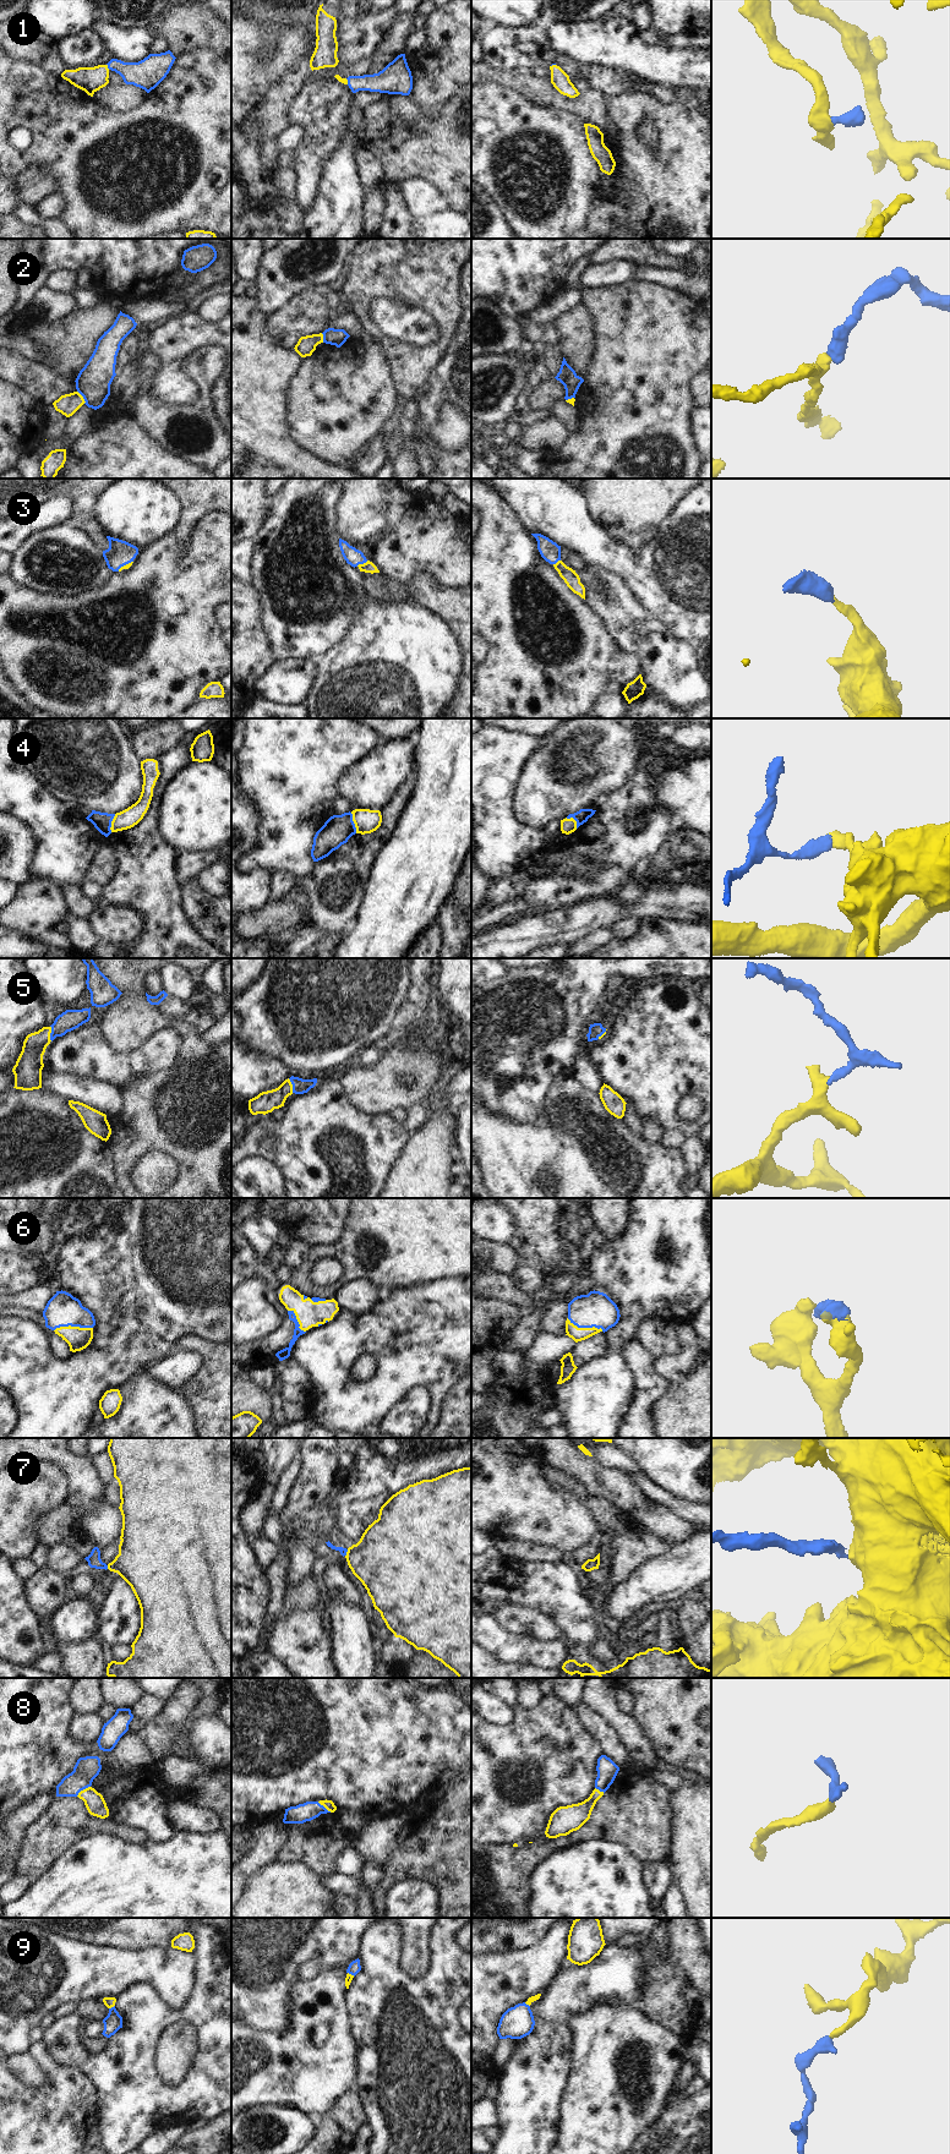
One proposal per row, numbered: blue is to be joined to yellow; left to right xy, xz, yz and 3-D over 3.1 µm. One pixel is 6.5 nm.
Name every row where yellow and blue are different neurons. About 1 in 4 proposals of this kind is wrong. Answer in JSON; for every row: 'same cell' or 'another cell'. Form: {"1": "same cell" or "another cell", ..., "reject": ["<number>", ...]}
{"1": "same cell", "2": "another cell", "3": "same cell", "4": "another cell", "5": "same cell", "6": "same cell", "7": "same cell", "8": "same cell", "9": "same cell", "reject": ["2", "4"]}

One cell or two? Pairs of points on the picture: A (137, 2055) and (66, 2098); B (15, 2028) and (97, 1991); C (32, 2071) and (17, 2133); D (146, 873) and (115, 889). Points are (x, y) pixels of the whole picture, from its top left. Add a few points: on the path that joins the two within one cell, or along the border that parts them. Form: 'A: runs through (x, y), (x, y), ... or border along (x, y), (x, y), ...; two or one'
A: border along (66, 2066), (78, 2068), (92, 2083), (98, 2110); two
B: runs through (36, 2012), (58, 1991), (76, 1991); one
C: border along (12, 2071), (31, 2086), (43, 2086), (47, 2082); two
D: runs through (138, 880), (131, 887), (123, 889); one

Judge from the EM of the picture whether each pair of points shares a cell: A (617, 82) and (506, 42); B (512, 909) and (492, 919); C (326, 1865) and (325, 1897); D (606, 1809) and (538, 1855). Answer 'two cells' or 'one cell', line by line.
A: one cell
B: one cell
C: two cells
D: one cell

